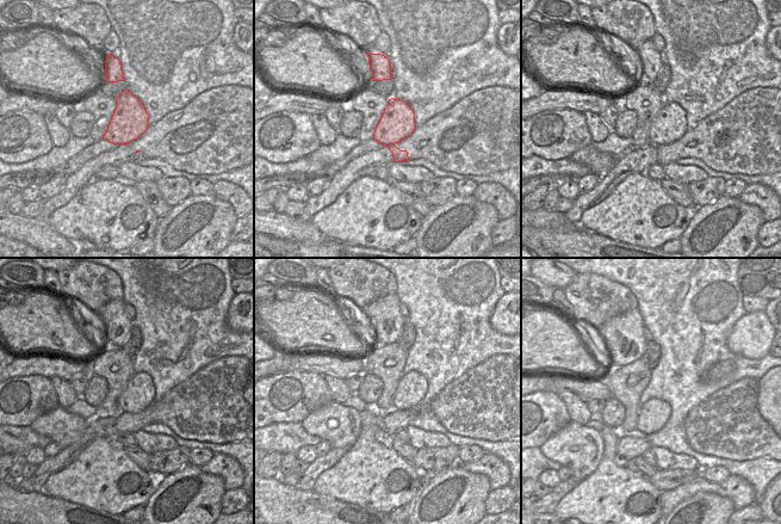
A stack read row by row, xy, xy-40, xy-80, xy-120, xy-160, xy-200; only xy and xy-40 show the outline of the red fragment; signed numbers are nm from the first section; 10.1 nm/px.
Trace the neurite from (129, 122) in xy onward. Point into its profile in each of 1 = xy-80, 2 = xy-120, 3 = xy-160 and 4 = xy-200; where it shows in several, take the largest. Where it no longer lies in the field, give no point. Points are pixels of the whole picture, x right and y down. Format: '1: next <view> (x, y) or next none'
1: next xy-80 (669, 124)
2: next xy-120 (140, 392)
3: next xy-160 (411, 387)
4: next xy-200 (655, 413)

